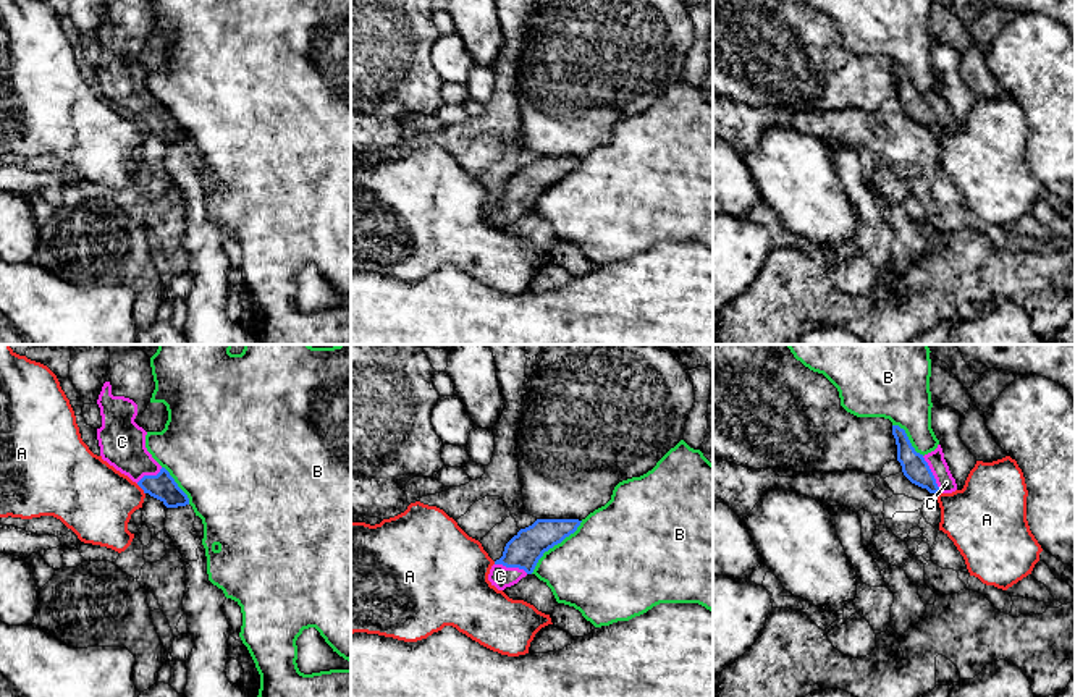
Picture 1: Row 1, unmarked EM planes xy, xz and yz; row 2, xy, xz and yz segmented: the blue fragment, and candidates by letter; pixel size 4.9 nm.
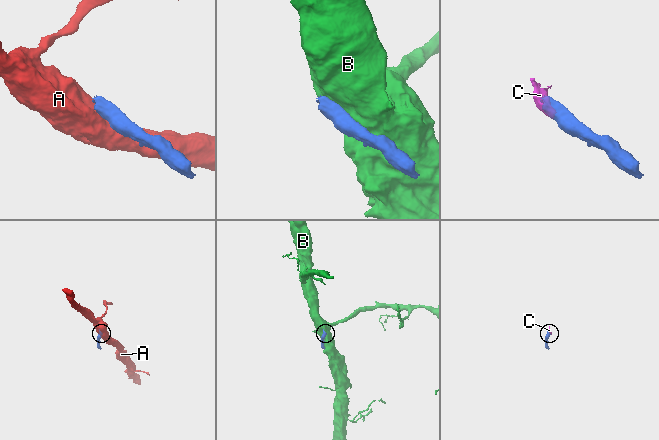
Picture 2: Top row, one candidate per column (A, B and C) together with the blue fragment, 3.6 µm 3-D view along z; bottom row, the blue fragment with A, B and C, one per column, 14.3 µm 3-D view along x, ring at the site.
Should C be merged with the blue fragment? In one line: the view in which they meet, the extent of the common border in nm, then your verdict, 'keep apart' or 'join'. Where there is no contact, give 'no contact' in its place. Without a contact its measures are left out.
yz | 200 nm | join

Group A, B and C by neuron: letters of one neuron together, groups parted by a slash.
A / B / C

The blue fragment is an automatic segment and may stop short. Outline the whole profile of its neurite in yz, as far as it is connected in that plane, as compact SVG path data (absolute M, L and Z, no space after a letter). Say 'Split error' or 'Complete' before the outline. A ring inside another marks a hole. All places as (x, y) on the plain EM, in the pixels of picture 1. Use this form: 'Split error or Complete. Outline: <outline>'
Split error. Outline: M892 63L892 73L897 82L897 99L902 103L904 113L912 121L934 133L957 128L955 116L949 108L941 82L923 94L915 89L904 66Z

